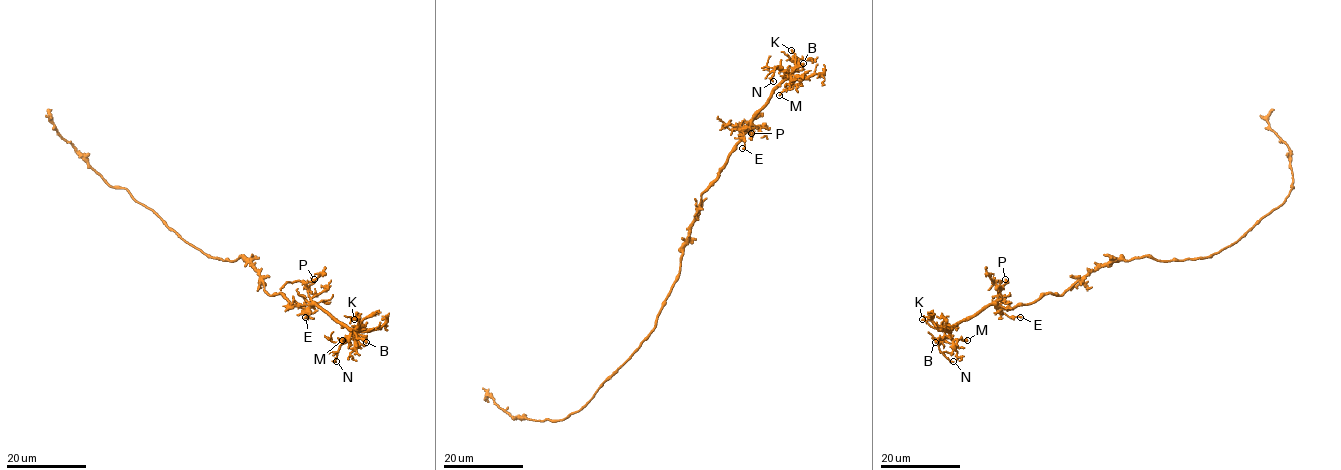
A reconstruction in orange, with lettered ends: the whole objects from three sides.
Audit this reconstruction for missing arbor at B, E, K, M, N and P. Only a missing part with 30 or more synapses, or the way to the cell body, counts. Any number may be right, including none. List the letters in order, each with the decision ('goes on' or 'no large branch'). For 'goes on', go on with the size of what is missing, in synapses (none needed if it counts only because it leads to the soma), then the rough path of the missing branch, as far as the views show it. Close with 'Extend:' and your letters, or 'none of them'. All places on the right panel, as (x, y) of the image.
B: goes on
E: no large branch
K: no large branch
M: no large branch
N: no large branch
P: no large branch
Extend: B

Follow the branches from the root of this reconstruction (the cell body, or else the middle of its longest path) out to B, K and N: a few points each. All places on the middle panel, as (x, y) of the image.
B: (672, 286), (680, 270), (683, 243), (693, 222), (700, 196), (717, 177), (748, 122), (770, 94), (803, 63)
K: (672, 286), (700, 196), (717, 177), (748, 122), (795, 65), (791, 50)
N: (672, 286), (700, 196), (787, 72), (777, 66), (773, 81)

